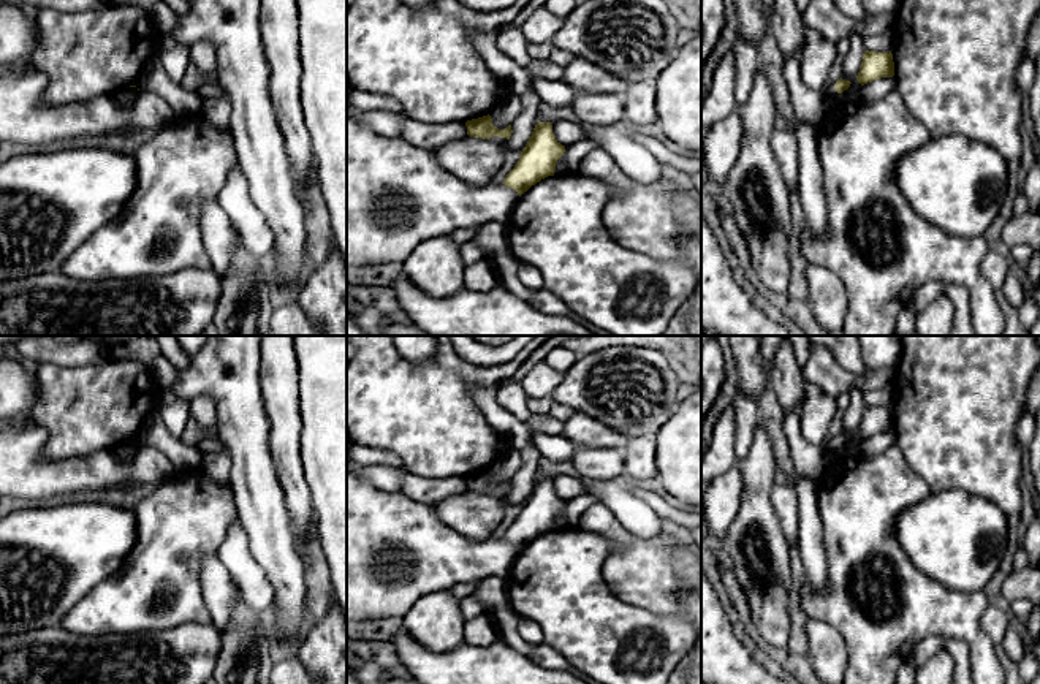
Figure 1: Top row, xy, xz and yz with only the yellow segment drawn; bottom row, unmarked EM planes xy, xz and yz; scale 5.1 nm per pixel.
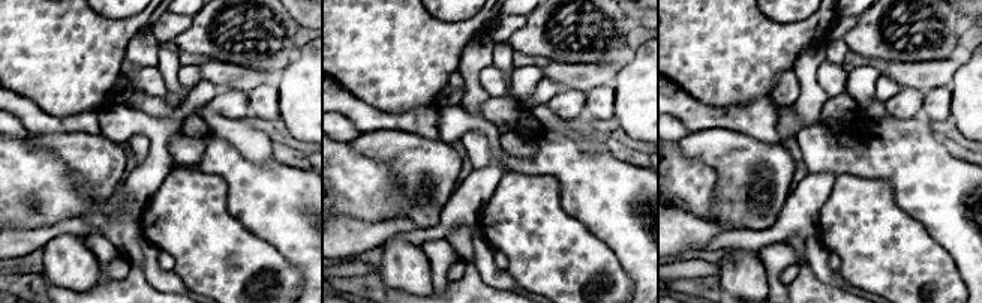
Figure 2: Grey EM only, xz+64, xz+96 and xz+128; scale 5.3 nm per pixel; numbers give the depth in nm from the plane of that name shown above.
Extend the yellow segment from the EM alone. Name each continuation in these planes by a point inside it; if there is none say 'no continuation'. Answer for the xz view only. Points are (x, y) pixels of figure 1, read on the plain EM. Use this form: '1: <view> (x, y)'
no continuation

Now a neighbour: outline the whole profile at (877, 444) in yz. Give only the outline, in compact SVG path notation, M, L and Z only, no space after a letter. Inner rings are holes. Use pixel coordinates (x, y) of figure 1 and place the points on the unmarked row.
M880 432L872 437L861 440L860 454L864 458L874 458L886 451L896 443L896 432Z

